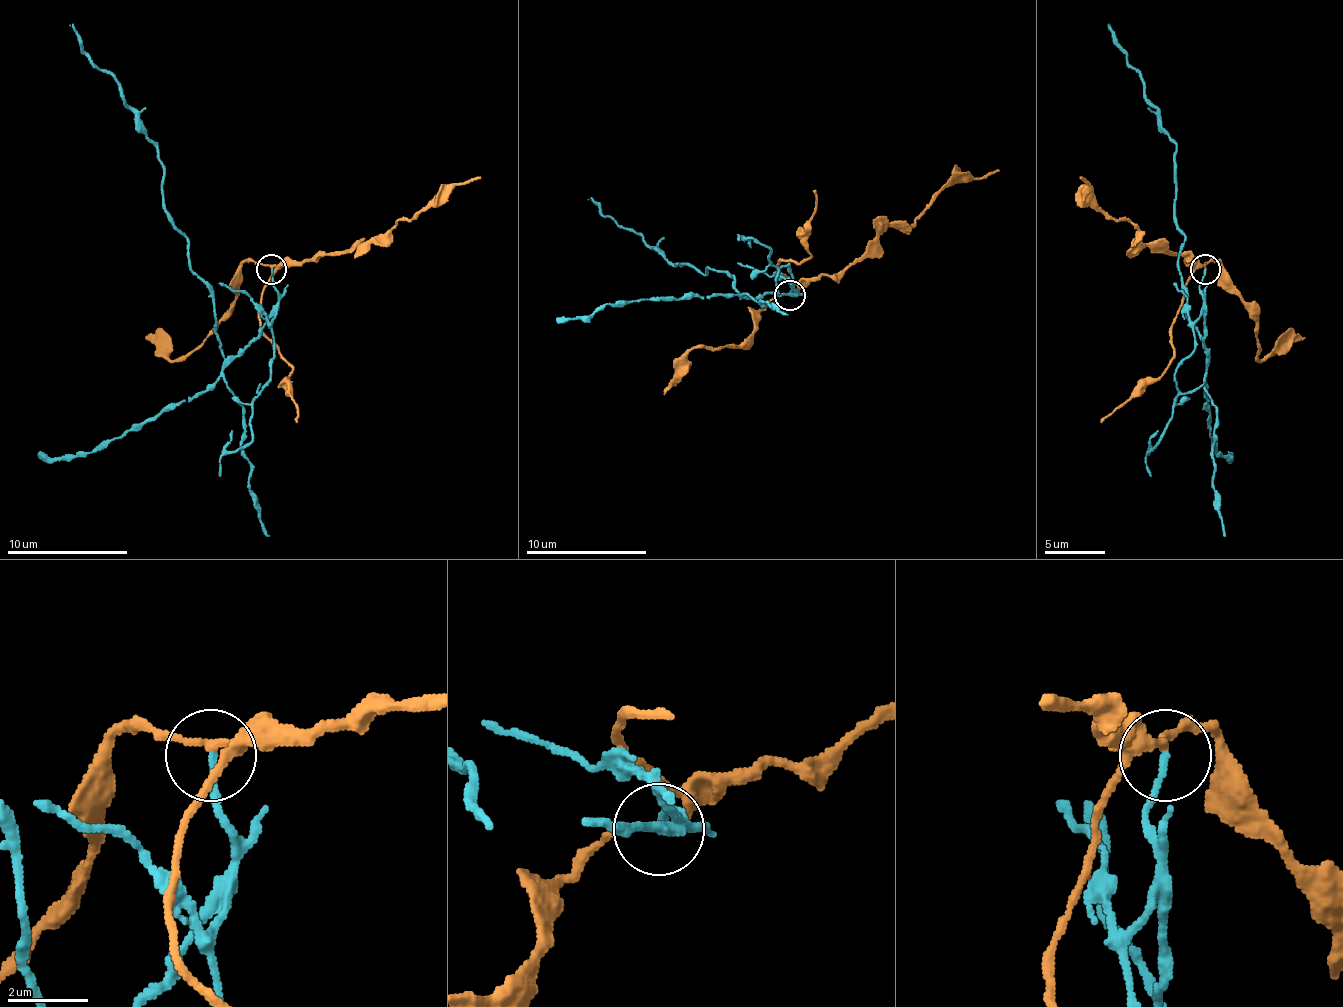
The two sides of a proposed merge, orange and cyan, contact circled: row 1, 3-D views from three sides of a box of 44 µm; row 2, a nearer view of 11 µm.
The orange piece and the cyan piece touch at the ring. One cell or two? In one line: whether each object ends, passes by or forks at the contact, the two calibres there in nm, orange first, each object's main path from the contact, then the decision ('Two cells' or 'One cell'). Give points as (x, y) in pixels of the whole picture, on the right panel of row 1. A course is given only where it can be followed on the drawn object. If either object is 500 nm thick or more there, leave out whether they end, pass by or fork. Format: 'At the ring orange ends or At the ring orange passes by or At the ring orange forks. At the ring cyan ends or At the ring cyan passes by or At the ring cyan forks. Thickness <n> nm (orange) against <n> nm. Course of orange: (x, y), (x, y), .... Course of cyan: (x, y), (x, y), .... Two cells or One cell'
At the ring orange passes by. At the ring cyan ends. Thickness 180 nm (orange) against 150 nm. Course of orange: (1206, 267), (1182, 255), (1154, 251), (1136, 236), (1136, 230), (1100, 206), (1082, 176). Course of cyan: (1206, 270), (1200, 285), (1209, 354), (1188, 315), (1179, 267), (1185, 236), (1176, 224), (1176, 148), (1109, 24). Two cells

